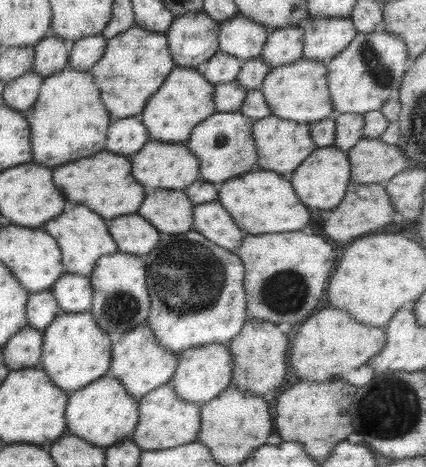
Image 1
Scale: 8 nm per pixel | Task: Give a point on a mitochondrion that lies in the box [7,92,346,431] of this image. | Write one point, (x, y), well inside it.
(190, 279)

